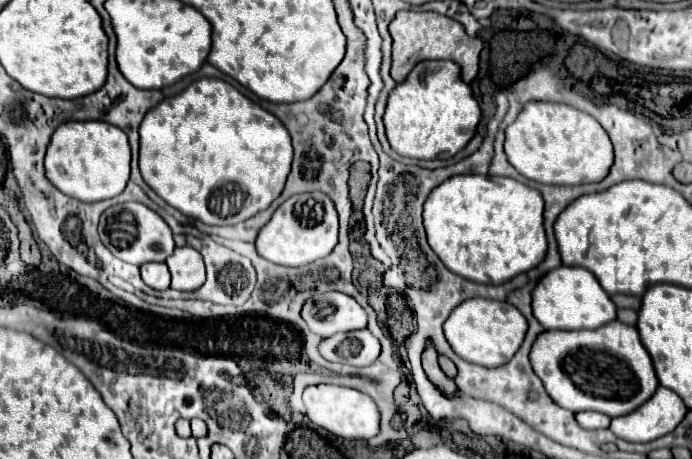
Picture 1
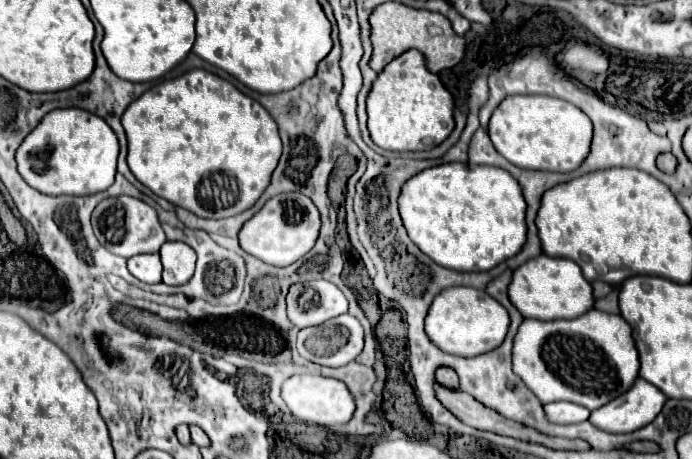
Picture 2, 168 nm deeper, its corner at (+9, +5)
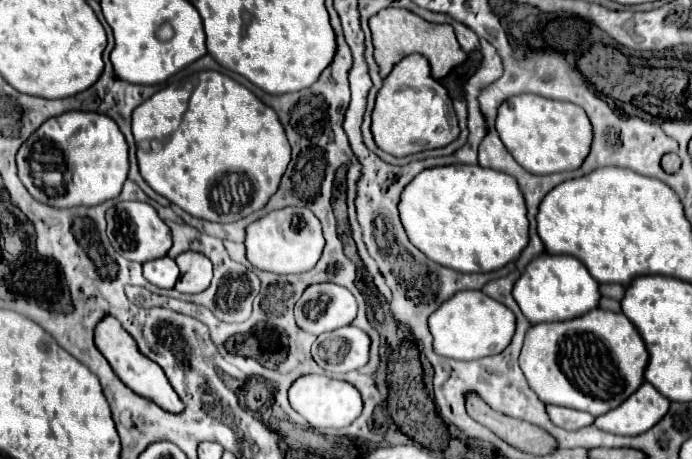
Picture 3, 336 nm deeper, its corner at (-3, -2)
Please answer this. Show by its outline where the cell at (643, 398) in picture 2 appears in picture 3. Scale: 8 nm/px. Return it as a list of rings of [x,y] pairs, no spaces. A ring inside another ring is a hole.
[[[642,383],[634,395],[630,395],[616,409],[596,417],[594,425],[602,431],[616,435],[640,435],[654,427],[660,417],[666,415],[670,401],[664,399],[650,383]]]

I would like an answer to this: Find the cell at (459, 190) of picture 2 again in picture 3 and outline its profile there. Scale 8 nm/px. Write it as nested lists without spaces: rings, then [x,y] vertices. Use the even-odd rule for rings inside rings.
[[[480,165],[424,169],[404,187],[398,211],[410,243],[434,263],[460,273],[496,271],[516,261],[528,245],[526,207],[516,179]]]

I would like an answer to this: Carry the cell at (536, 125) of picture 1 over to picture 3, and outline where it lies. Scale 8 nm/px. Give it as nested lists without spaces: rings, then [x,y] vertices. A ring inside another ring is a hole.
[[[534,93],[508,97],[498,107],[496,131],[514,159],[532,173],[560,173],[578,169],[590,153],[592,125],[582,107],[564,101],[552,101]]]

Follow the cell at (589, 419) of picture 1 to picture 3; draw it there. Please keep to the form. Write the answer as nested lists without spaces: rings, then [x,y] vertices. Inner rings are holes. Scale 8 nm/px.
[[[548,405],[546,411],[548,411],[554,425],[568,429],[568,431],[582,429],[582,427],[594,423],[594,417],[590,413],[584,413],[584,411],[576,411],[576,409],[568,409],[568,407],[556,407],[556,405]]]

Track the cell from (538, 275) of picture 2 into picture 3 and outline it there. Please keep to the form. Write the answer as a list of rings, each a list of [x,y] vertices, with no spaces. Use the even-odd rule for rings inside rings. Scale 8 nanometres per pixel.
[[[538,255],[532,259],[520,279],[514,283],[512,291],[518,307],[522,309],[524,317],[530,323],[544,323],[544,321],[566,321],[578,315],[584,315],[598,307],[600,291],[598,283],[592,279],[588,269],[570,255]]]

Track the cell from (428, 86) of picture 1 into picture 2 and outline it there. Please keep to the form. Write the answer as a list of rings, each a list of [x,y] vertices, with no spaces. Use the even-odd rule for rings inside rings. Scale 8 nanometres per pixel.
[[[406,50],[378,74],[368,94],[368,130],[374,144],[392,152],[436,148],[454,130],[454,98],[440,78],[428,72],[418,50]]]

